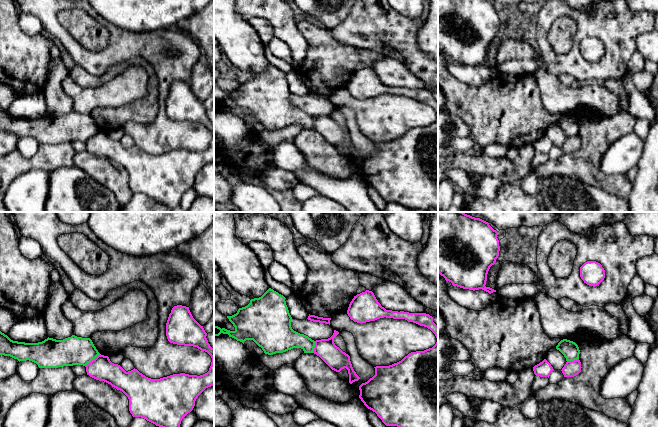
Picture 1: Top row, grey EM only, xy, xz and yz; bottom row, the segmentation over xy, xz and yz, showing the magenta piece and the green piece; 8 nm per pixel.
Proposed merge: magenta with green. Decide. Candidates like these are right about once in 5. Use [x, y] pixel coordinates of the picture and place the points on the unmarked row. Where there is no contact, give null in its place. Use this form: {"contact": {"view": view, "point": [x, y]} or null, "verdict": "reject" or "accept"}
{"contact": {"view": "xy", "point": [92, 136]}, "verdict": "reject"}

